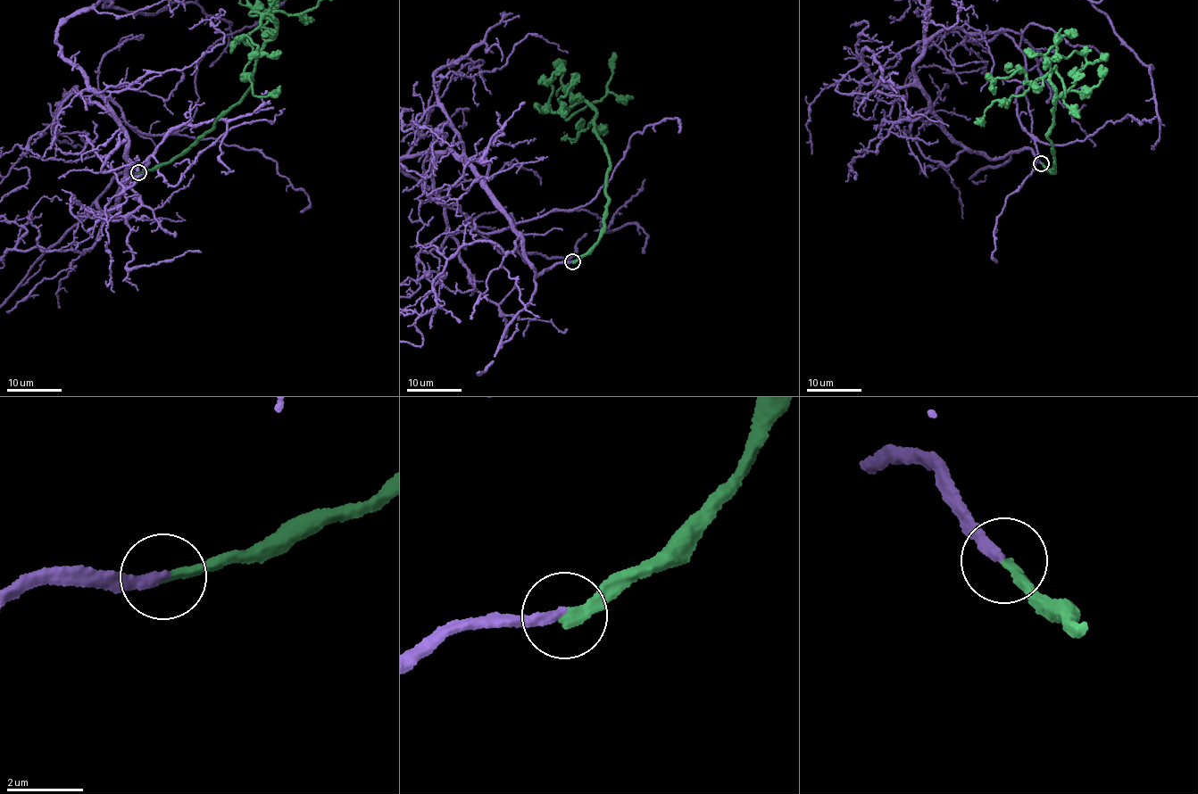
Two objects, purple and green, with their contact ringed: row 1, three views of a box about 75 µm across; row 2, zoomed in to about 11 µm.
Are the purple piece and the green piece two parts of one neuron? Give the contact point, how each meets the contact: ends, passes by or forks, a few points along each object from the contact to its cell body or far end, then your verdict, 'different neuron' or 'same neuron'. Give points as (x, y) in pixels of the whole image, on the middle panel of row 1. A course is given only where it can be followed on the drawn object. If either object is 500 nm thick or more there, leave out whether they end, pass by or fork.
at (572, 261); purple ends there; green ends there; green runs (573, 261), (600, 239), (609, 164), (592, 132), (594, 110), (580, 99), (561, 112), (559, 100), (577, 72); same neuron

